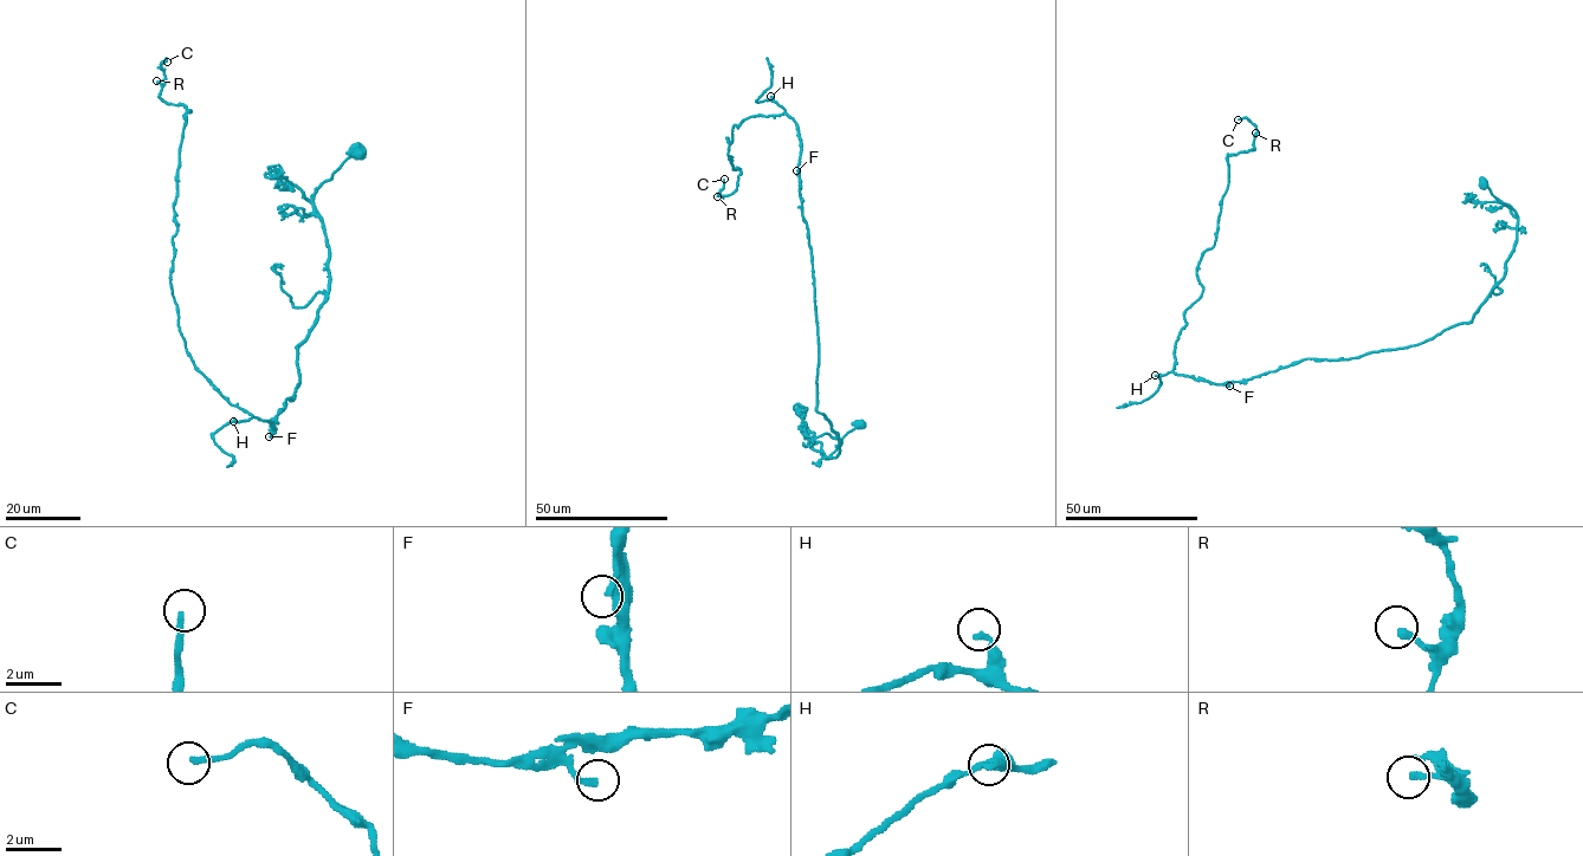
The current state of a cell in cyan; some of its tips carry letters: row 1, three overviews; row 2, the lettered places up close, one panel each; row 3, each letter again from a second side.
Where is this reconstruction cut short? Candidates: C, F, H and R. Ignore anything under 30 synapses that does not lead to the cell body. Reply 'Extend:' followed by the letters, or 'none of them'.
Extend: none of them

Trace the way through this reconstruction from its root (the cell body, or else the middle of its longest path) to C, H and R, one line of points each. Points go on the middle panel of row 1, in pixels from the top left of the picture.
C: (859, 423), (828, 459), (840, 440), (816, 410), (796, 123), (734, 125), (740, 174), (723, 198), (724, 179)
H: (859, 423), (828, 459), (840, 440), (816, 410), (801, 138), (770, 96)
R: (859, 423), (828, 459), (840, 440), (816, 410), (796, 123), (734, 125), (737, 186), (717, 196)

